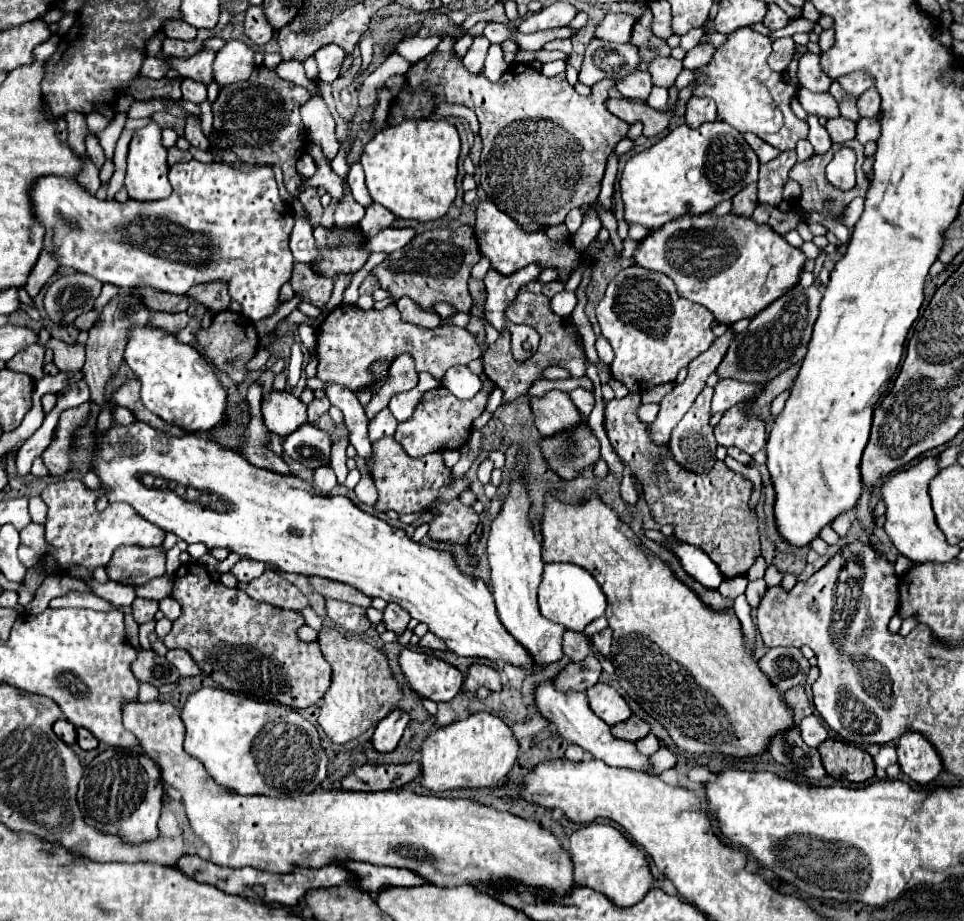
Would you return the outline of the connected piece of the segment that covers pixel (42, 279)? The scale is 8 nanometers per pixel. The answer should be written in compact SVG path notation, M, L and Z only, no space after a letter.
M42 252L38 262L34 264L34 268L30 270L26 284L24 284L24 290L28 292L30 298L34 298L40 292L40 288L48 282L48 278L56 272L56 268L58 268L58 262L52 258L52 254Z

